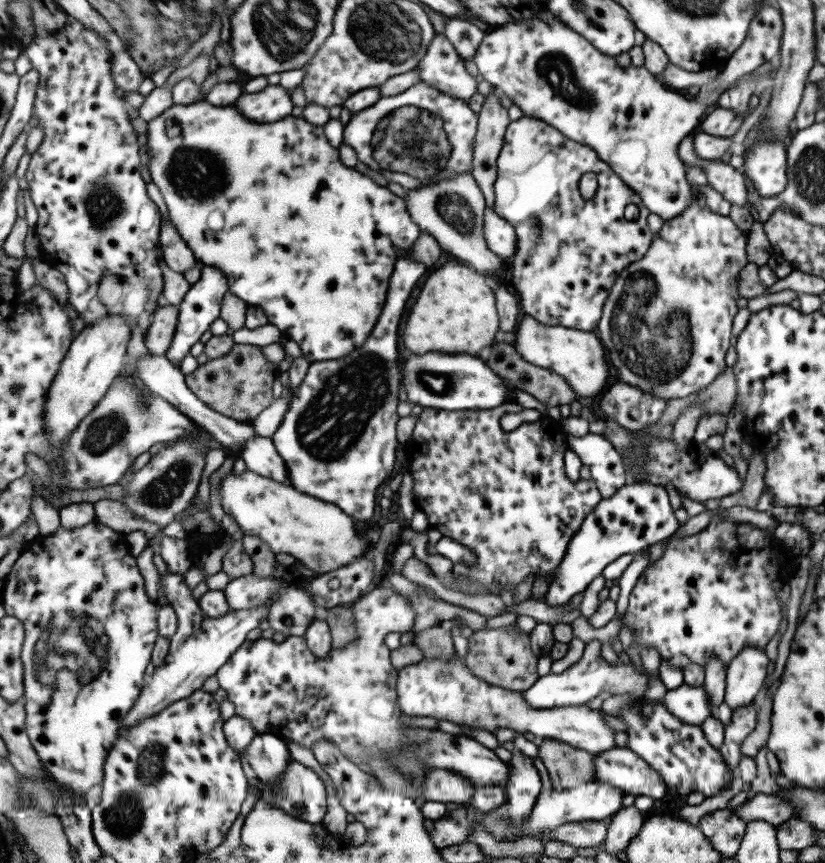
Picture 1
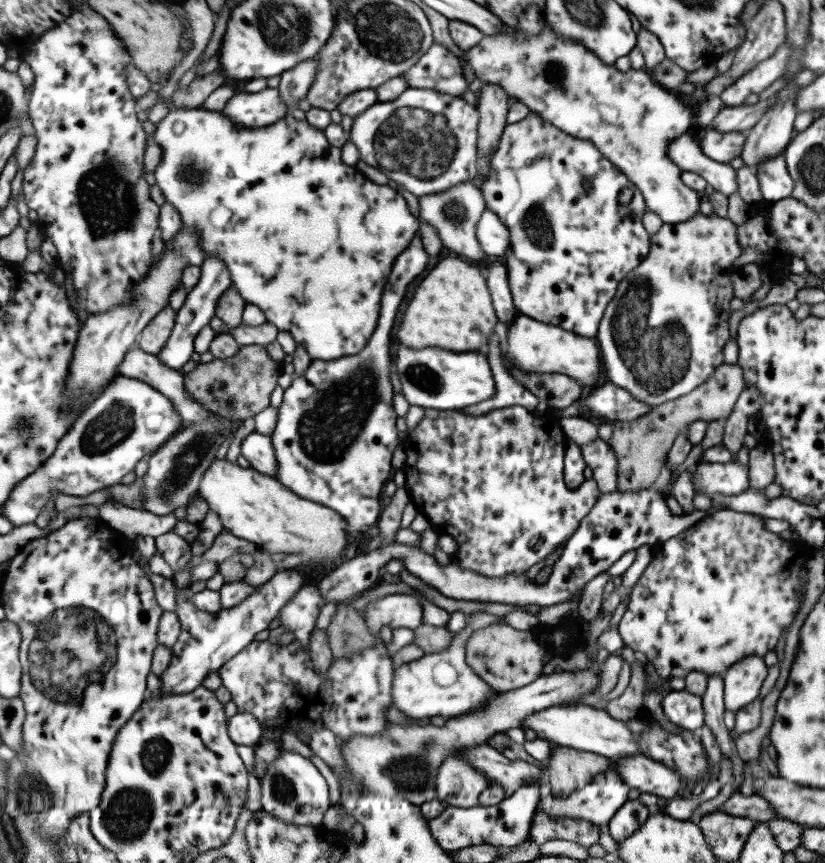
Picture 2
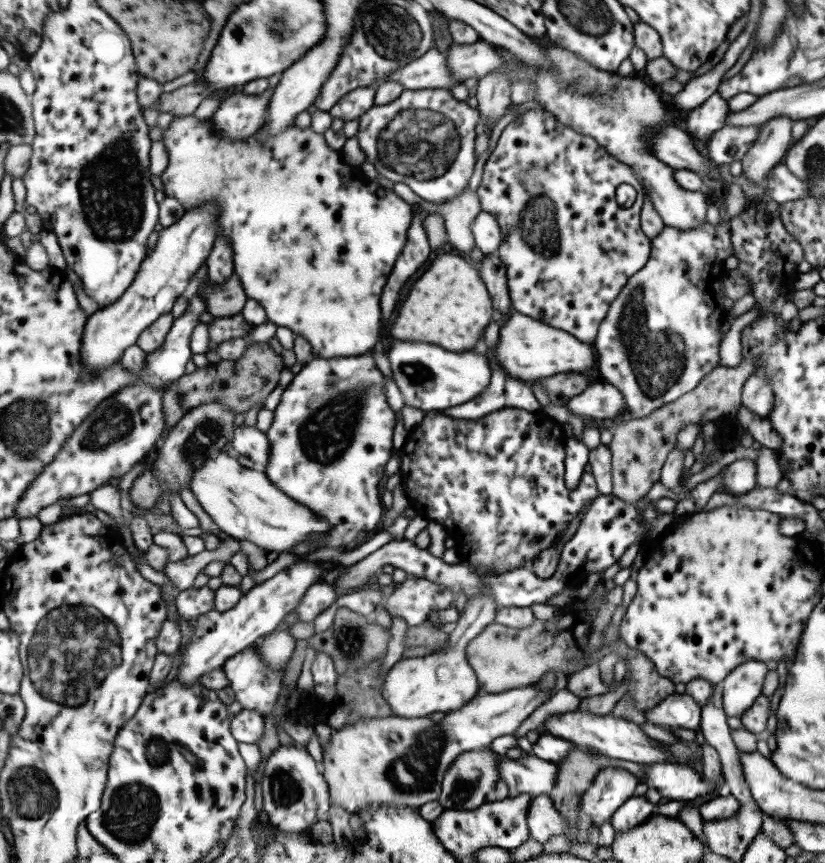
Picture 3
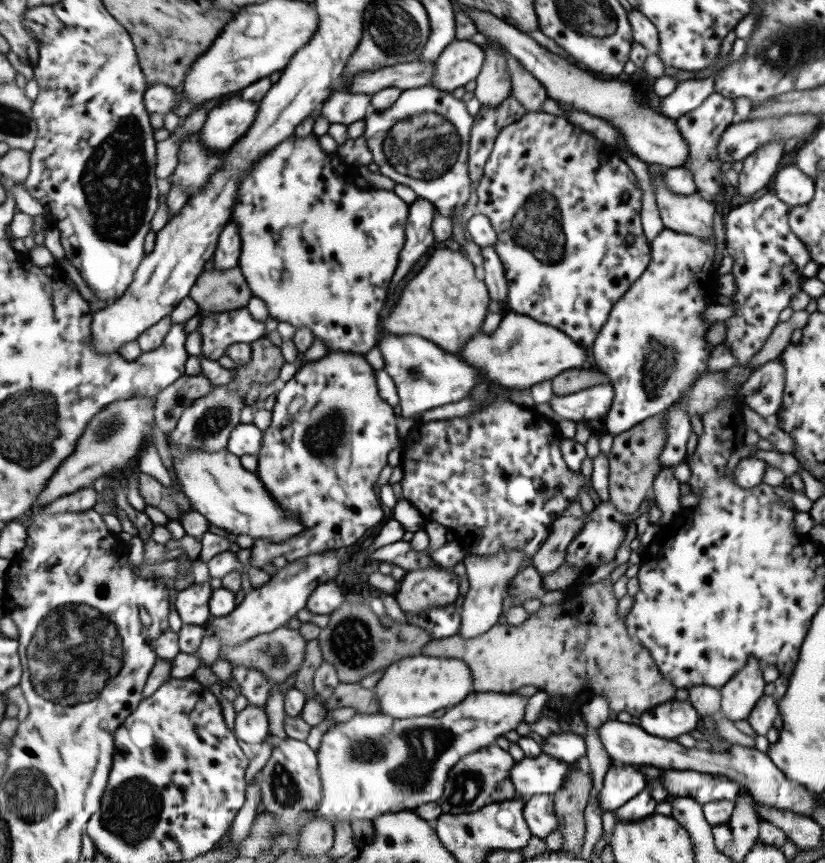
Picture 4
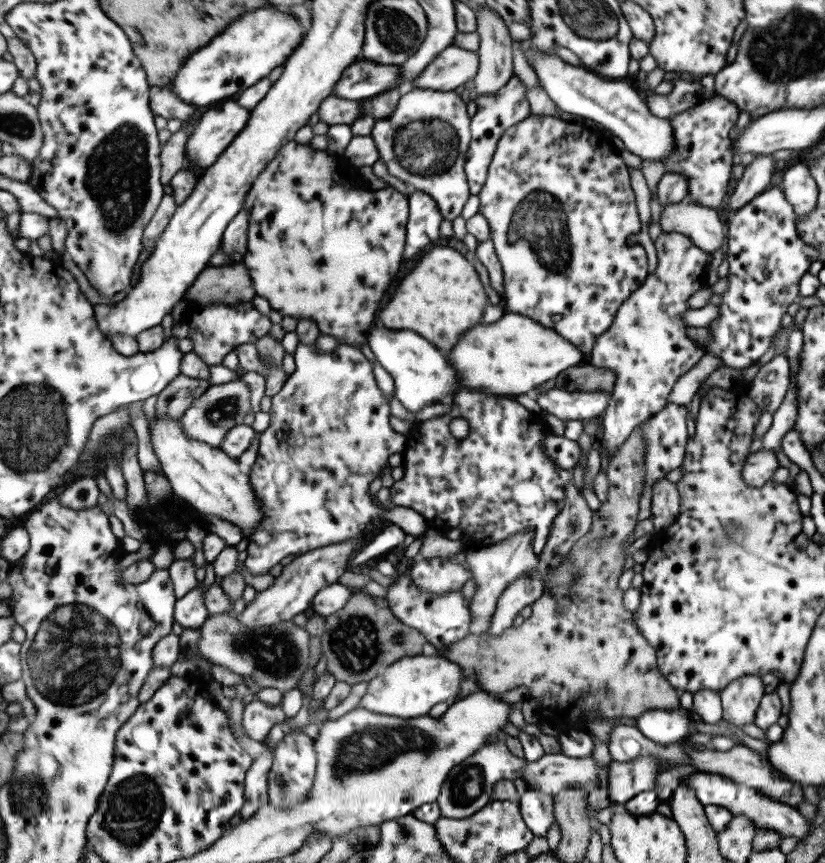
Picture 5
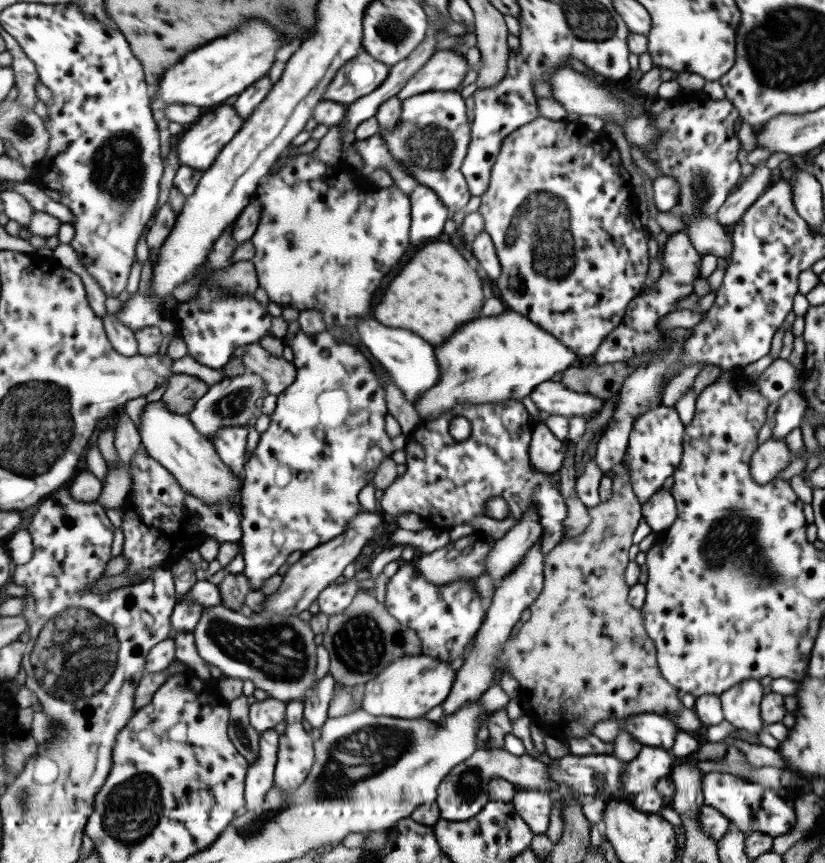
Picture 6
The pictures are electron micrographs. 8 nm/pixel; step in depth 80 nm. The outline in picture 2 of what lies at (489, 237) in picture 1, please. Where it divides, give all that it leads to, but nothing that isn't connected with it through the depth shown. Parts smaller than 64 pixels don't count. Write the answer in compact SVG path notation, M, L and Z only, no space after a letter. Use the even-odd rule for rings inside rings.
M489 209L480 214L475 227L475 236L481 250L491 258L502 258L508 249L508 228Z

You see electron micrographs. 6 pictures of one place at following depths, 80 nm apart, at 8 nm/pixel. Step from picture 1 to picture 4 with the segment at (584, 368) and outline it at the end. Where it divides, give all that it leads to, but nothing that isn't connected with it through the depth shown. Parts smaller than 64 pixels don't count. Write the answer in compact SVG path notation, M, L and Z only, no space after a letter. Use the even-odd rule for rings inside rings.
M503 312L505 316L501 318L501 324L491 336L475 334L456 354L459 360L479 368L491 384L499 384L504 389L525 390L542 380L551 380L563 371L583 368L588 360L586 350L558 328L540 324L523 313Z

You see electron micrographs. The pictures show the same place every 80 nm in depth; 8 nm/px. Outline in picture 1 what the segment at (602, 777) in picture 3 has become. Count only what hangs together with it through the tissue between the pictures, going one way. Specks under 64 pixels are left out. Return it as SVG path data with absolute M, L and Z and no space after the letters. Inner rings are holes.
M538 757L533 759L533 766L535 766L540 777L541 788L537 796L537 802L535 802L535 805L527 815L527 820L521 824L521 830L517 832L517 839L521 839L521 837L539 838L543 831L553 830L567 822L606 820L611 818L621 808L623 793L619 789L611 787L611 785L599 784L592 780L592 782L579 784L579 786L559 792L551 787L547 770Z

